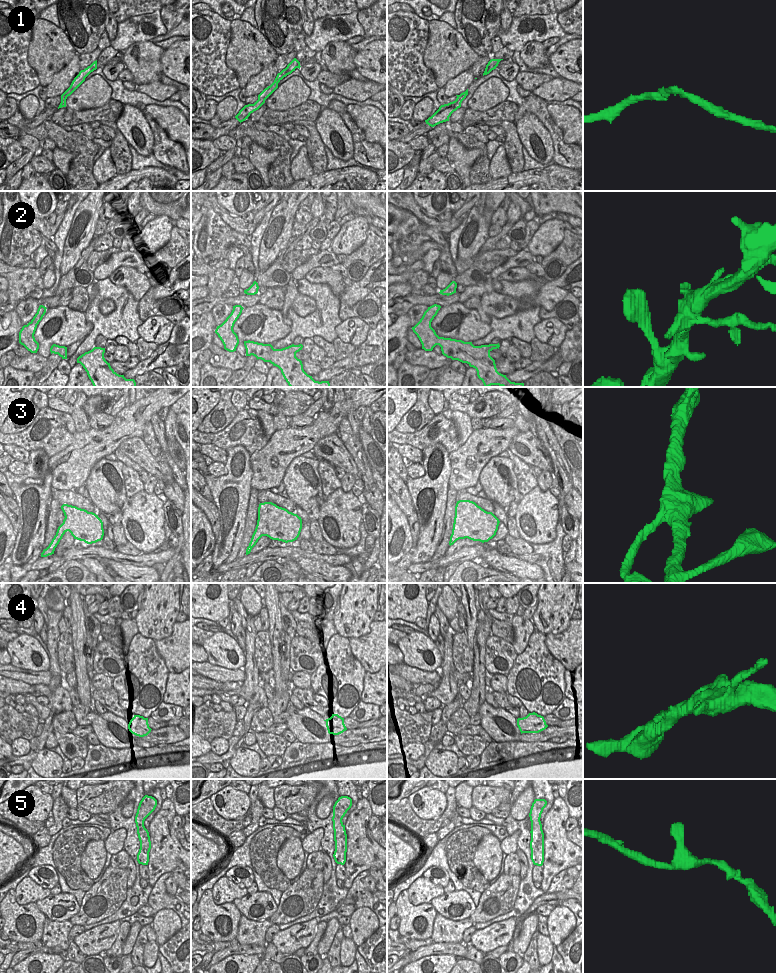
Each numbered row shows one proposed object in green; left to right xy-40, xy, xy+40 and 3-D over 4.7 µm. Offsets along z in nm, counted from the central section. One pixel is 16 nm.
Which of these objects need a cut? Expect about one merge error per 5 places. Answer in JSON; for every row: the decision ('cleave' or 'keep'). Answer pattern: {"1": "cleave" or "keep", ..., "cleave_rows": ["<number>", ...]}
{"1": "keep", "2": "cleave", "3": "keep", "4": "keep", "5": "keep", "cleave_rows": ["2"]}

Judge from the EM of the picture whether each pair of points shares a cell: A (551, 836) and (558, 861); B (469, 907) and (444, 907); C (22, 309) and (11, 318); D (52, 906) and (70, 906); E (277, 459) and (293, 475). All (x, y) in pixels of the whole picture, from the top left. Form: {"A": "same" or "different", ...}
{"A": "same", "B": "same", "C": "different", "D": "same", "E": "different"}

